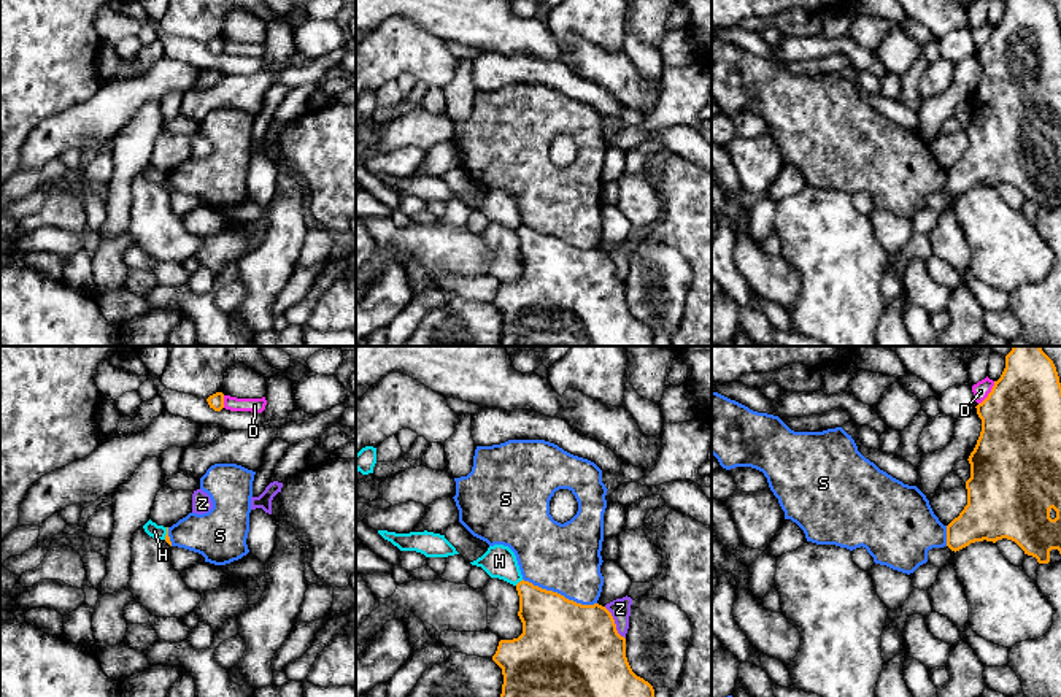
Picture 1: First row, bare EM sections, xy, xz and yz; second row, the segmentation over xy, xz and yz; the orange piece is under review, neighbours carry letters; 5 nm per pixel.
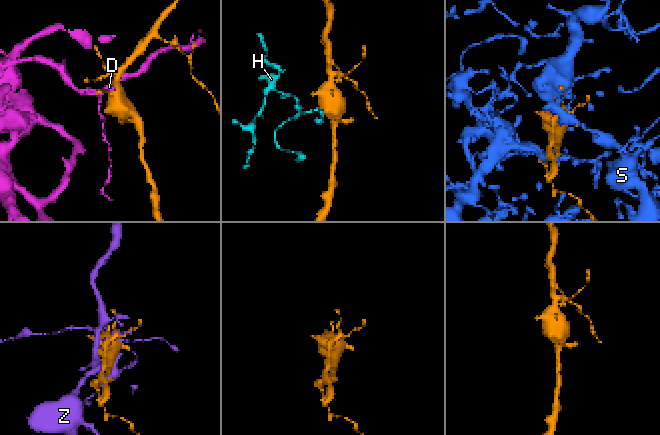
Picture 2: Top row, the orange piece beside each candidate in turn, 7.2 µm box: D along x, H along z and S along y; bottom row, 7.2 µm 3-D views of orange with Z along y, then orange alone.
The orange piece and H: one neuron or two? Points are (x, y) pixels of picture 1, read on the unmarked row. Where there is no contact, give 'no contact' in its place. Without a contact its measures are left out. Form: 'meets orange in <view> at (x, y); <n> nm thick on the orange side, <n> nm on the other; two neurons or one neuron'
meets orange in xz at (520, 226); 280 nm thick on the orange side, 170 nm on the other; two neurons

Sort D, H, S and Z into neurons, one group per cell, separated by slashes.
D / H / S / Z

